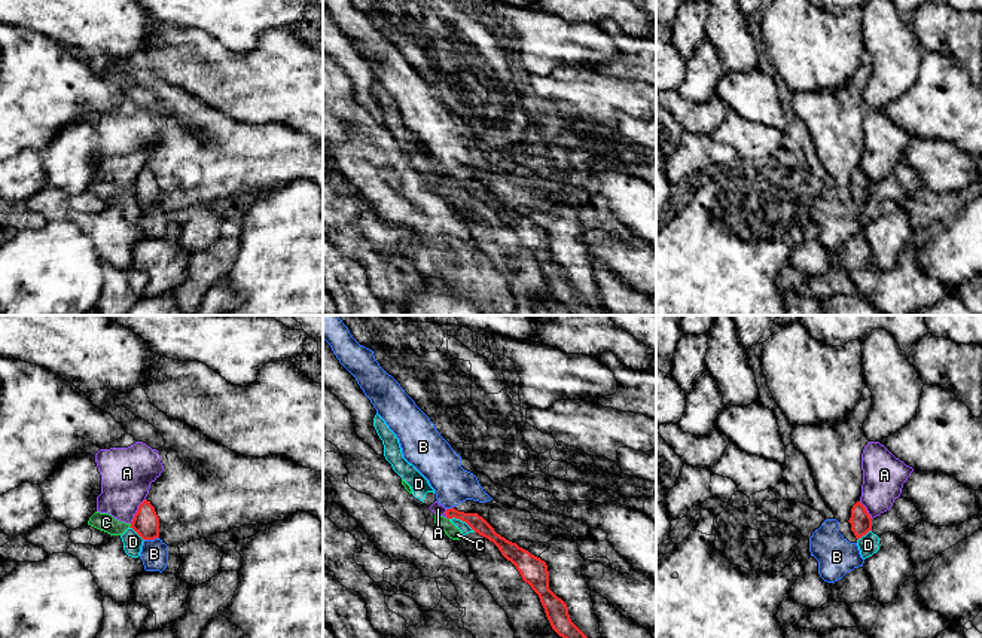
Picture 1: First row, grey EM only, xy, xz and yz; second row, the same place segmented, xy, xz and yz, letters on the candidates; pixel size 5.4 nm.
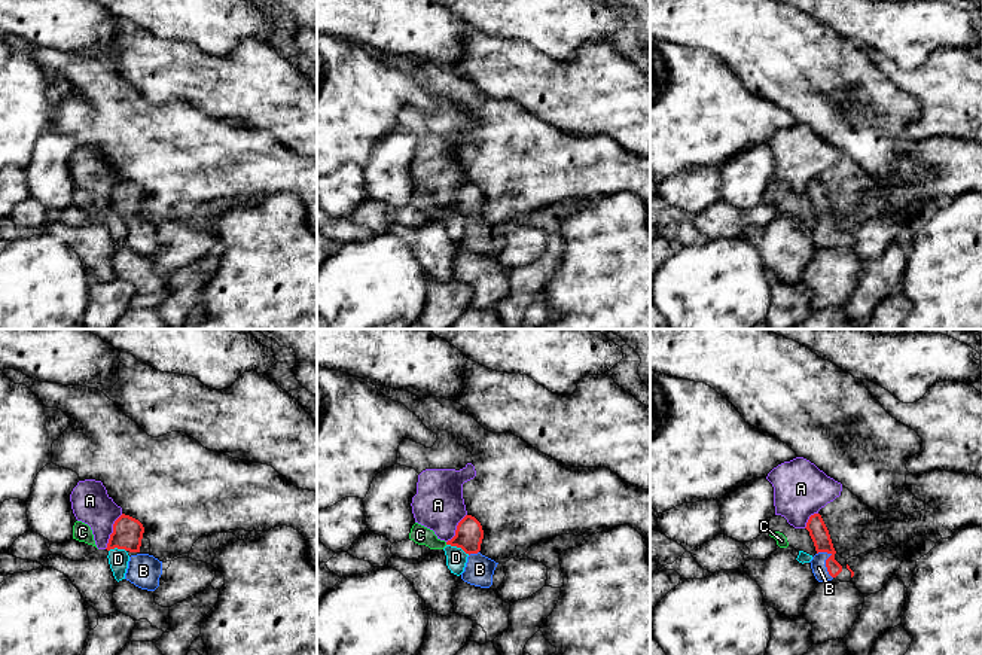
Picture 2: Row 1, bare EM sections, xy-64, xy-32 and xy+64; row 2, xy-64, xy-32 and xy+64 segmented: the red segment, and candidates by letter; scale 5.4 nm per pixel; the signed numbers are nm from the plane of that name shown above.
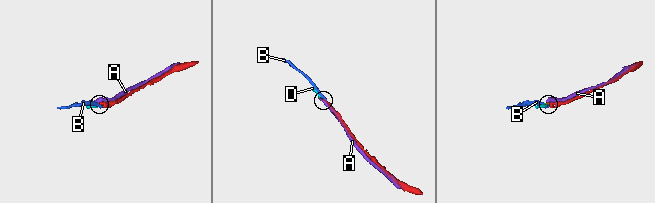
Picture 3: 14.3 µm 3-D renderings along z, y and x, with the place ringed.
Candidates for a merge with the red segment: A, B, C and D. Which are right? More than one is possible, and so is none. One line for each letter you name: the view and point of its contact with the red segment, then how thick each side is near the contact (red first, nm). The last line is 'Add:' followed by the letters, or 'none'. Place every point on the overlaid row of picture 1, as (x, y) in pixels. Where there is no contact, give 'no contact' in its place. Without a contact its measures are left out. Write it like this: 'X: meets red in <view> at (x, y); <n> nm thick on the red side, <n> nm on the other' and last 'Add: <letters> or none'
B: meets red in xy at (151, 539); 140 nm thick on the red side, 150 nm on the other
Add: B

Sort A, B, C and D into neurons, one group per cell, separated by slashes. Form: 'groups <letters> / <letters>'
groups A / B / C D

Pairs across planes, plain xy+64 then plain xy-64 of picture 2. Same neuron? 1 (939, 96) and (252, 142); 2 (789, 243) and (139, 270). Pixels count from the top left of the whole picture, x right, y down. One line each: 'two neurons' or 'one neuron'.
1: two neurons
2: two neurons

